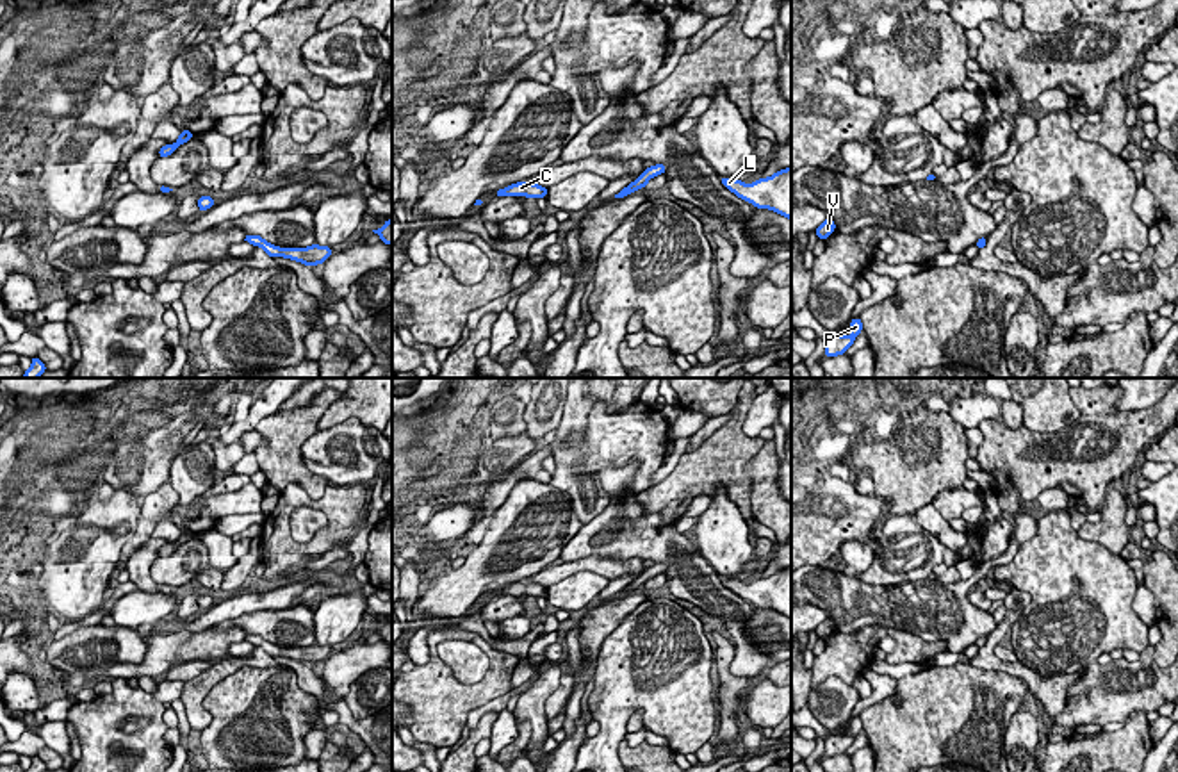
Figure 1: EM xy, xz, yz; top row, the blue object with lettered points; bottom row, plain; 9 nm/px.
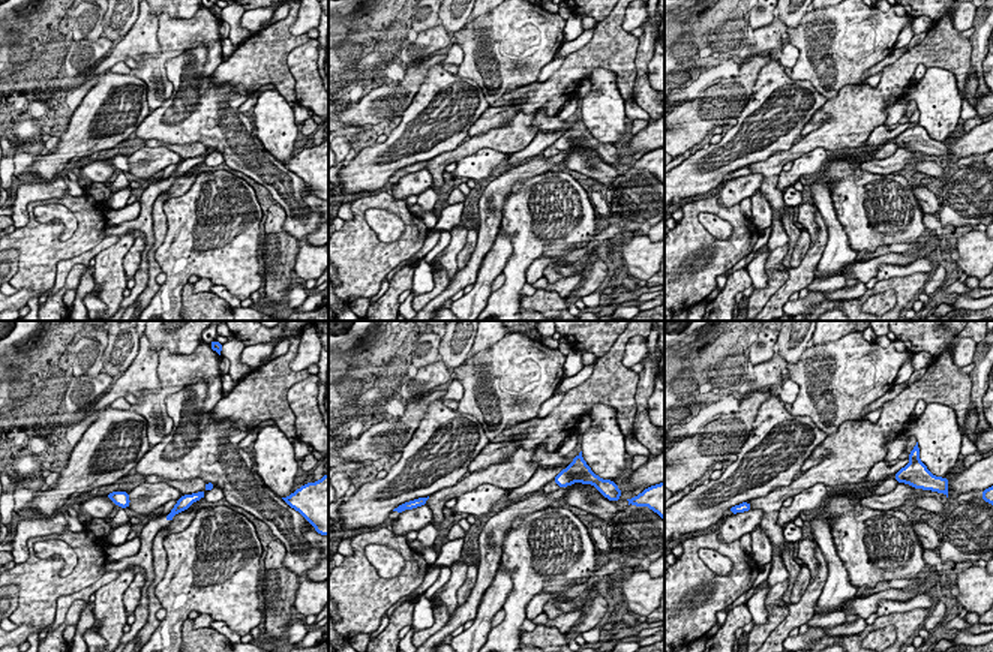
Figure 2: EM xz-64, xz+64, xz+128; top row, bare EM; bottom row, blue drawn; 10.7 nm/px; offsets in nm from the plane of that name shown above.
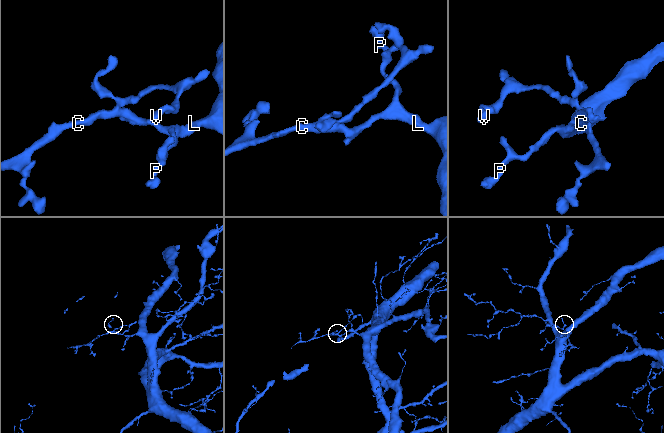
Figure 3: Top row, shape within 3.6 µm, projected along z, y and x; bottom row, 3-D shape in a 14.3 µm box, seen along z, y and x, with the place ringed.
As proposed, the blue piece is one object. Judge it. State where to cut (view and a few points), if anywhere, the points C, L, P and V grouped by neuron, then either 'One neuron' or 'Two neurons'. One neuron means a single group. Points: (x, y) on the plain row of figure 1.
No split. Groups: C L P V. One neuron

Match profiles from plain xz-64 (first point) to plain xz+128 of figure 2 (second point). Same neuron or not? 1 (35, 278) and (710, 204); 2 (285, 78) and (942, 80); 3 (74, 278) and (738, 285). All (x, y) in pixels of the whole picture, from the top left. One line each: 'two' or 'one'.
1: one
2: two
3: one

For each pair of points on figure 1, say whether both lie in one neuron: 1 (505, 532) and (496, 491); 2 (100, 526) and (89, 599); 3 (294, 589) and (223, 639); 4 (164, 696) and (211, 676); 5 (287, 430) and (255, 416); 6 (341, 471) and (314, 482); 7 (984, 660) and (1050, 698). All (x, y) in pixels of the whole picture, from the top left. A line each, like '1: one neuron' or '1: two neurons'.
1: two neurons
2: one neuron
3: two neurons
4: two neurons
5: two neurons
6: two neurons
7: one neuron

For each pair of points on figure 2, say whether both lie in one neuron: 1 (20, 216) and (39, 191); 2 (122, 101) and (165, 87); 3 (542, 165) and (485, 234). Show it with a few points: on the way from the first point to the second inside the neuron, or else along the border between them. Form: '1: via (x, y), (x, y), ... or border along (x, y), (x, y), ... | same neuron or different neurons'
1: via (20, 209), (20, 204), (32, 192) | same neuron
2: border along (131, 72), (144, 81) | different neurons
3: via (521, 173), (515, 174), (497, 192), (495, 213) | same neuron

